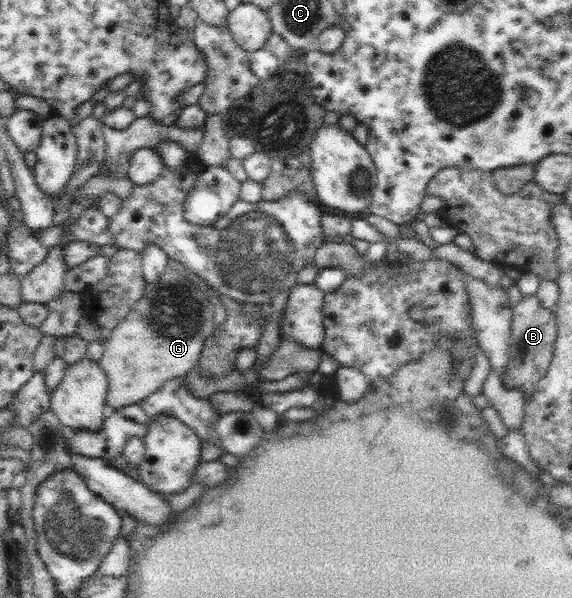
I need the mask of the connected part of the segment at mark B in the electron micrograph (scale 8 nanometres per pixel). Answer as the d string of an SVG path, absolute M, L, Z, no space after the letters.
M536 295L523 296L513 308L508 363L501 373L503 385L507 389L520 389L525 398L530 396L536 389L536 383L546 377L554 356L556 334L556 317L552 310L542 307Z

